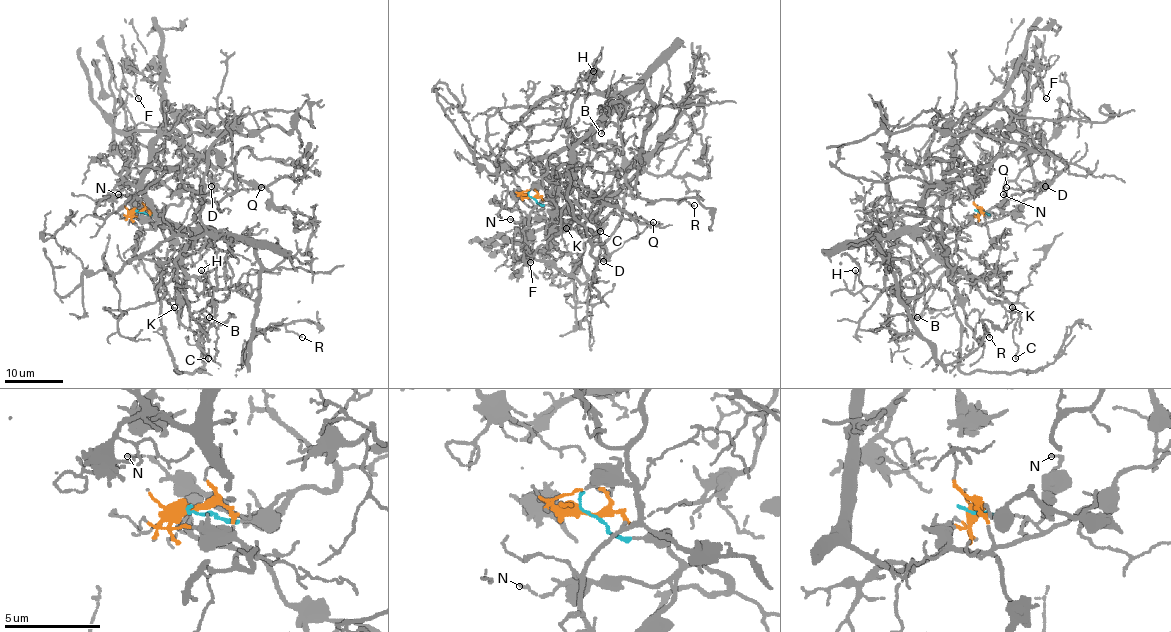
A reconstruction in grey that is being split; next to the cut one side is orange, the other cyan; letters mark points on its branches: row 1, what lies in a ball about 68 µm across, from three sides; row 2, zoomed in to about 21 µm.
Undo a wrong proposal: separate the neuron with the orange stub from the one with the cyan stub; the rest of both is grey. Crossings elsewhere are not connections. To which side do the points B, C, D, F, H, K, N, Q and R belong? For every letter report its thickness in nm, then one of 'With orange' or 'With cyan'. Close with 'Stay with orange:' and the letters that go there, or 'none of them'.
B: Thickness 180 nm. With orange
C: Thickness 120 nm. With orange
D: Thickness 160 nm. With cyan
F: Thickness 110 nm. With orange
H: Thickness 120 nm. With orange
K: Thickness 80 nm. With orange
N: Thickness 150 nm. With cyan
Q: Thickness 110 nm. With cyan
R: Thickness 100 nm. With orange
Stay with orange: B, C, F, H, K, R

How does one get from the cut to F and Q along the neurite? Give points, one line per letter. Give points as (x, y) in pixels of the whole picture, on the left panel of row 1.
F: (138, 212), (131, 216), (148, 218), (155, 228), (144, 171), (163, 122), (163, 90), (128, 67), (138, 99)
Q: (138, 212), (157, 215), (166, 206), (207, 194), (217, 187), (236, 191), (261, 187)

